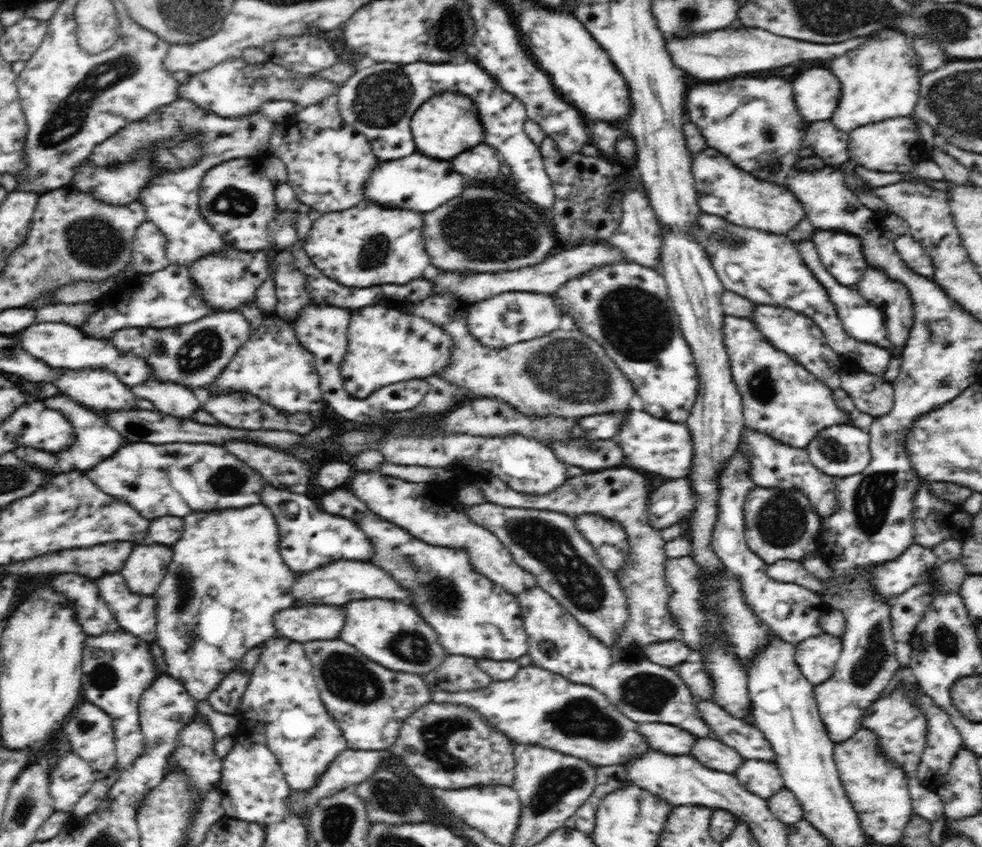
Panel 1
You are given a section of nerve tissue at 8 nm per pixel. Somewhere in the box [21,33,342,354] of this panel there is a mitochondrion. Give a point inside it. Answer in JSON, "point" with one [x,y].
{"point":[67,121]}

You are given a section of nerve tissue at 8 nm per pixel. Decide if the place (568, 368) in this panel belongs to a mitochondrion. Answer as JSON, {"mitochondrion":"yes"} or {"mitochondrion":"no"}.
{"mitochondrion":"yes"}

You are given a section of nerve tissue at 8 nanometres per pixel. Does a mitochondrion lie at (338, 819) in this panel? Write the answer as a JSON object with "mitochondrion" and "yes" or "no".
{"mitochondrion":"yes"}

